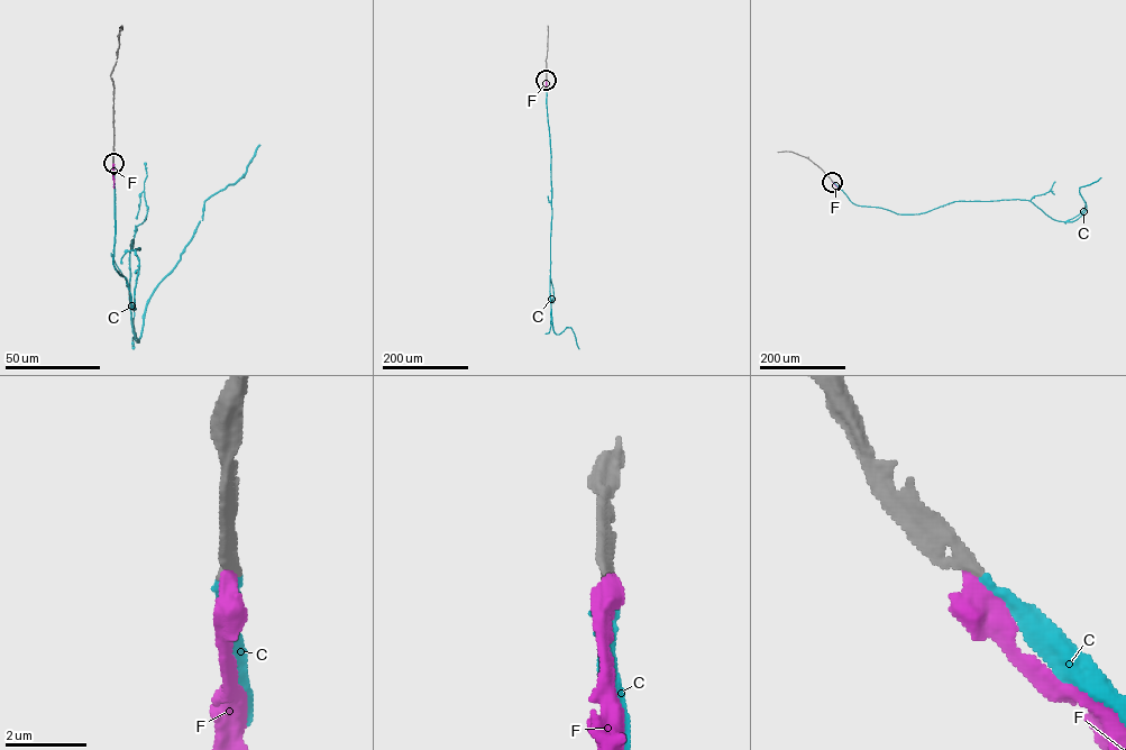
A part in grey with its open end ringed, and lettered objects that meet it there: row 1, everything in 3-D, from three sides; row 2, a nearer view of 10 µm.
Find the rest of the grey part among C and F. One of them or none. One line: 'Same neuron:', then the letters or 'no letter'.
Same neuron: C

